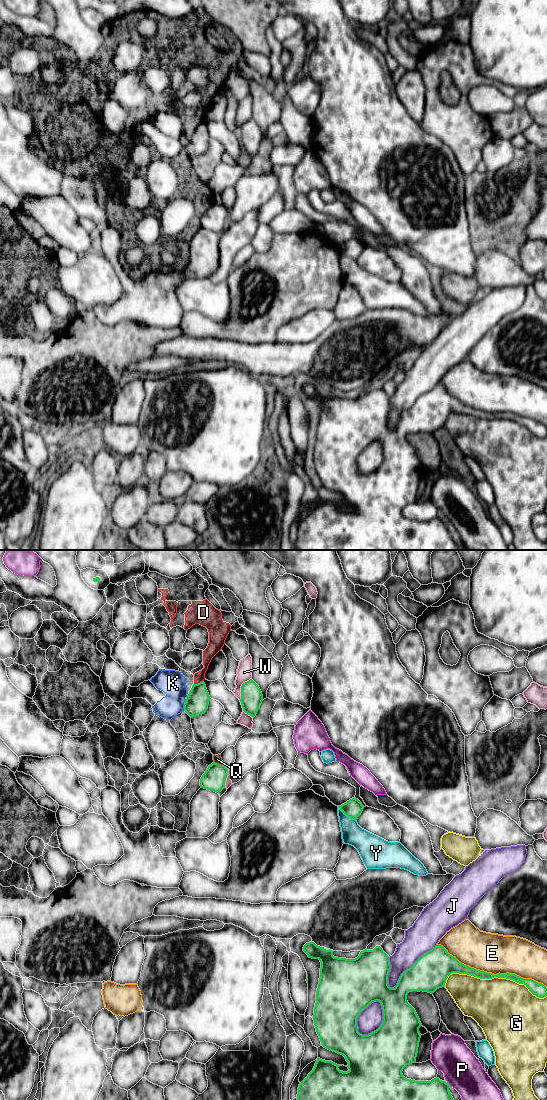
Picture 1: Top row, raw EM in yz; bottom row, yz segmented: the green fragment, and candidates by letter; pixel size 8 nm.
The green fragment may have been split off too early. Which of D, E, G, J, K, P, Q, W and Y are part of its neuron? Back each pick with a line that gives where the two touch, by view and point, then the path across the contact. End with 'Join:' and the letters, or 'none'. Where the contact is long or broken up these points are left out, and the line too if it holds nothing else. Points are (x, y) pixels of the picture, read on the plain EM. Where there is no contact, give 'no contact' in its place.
Join: none

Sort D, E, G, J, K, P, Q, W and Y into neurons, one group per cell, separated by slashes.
D / E / G / J / K / P / Q / W / Y

